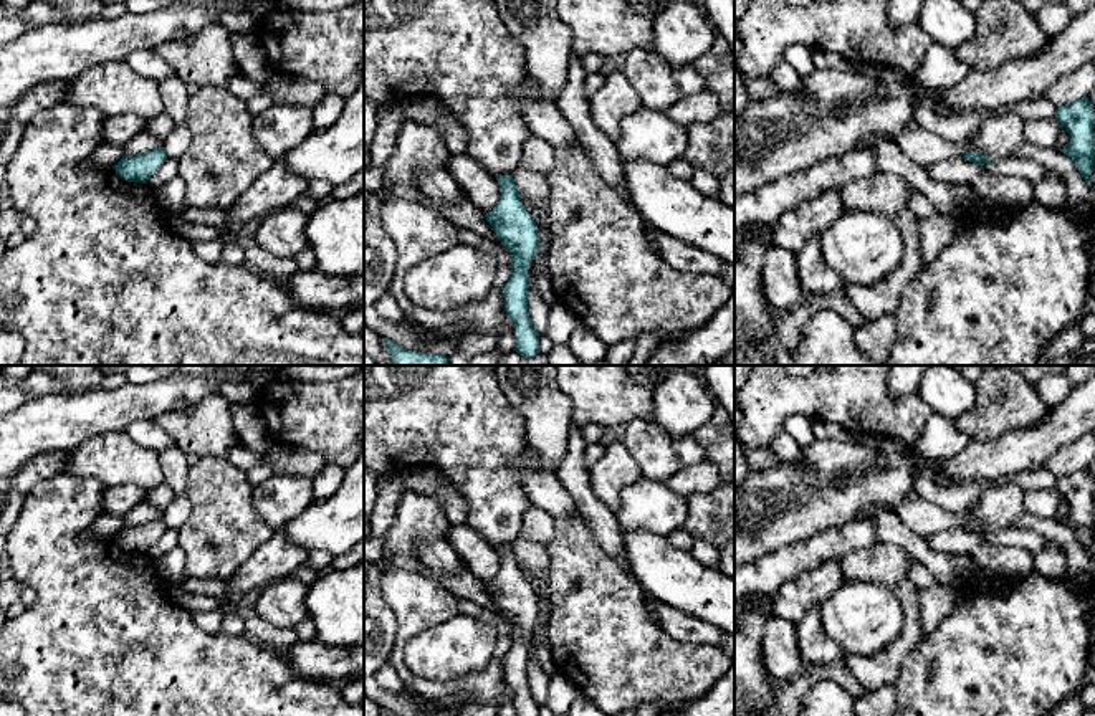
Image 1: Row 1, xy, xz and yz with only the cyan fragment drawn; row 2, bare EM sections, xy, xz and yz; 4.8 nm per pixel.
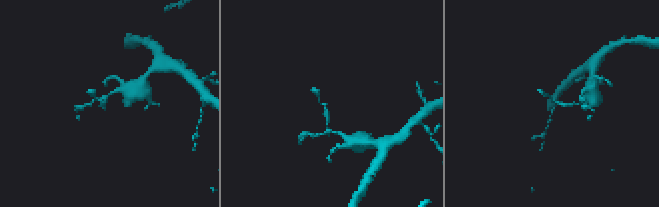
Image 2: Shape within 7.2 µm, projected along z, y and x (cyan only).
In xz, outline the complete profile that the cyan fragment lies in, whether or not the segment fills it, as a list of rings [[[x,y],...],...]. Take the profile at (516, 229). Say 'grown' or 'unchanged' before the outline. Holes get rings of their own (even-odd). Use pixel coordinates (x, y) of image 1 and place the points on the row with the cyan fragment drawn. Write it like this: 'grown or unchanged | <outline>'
unchanged | [[[500,175],[496,180],[501,189],[500,202],[485,217],[511,253],[511,276],[503,288],[504,311],[514,321],[514,351],[523,357],[534,357],[539,354],[539,334],[528,313],[528,270],[541,241],[539,230],[524,208],[513,177]]]

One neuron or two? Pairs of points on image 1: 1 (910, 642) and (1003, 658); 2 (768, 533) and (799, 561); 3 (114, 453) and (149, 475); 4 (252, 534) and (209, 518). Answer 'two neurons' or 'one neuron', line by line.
1: two neurons
2: two neurons
3: one neuron
4: one neuron

